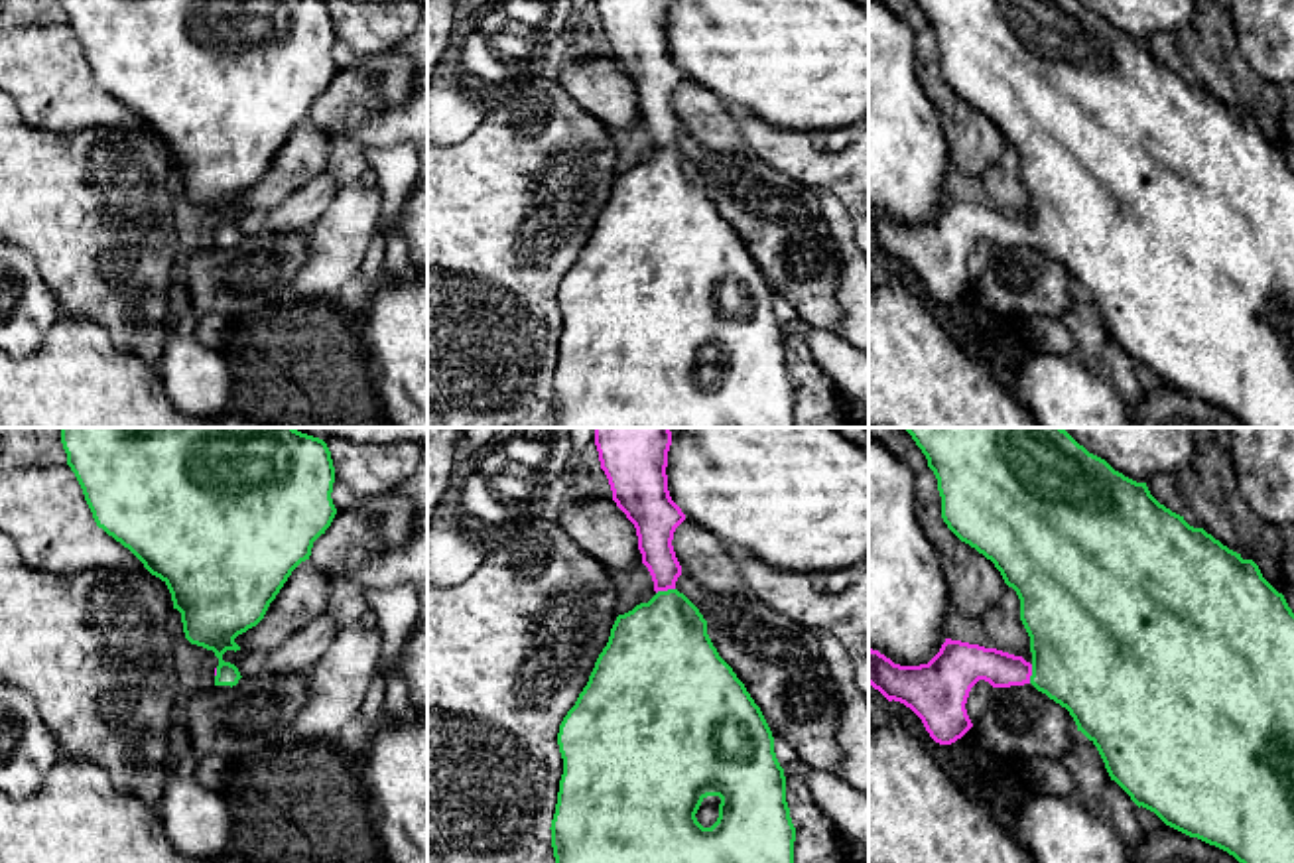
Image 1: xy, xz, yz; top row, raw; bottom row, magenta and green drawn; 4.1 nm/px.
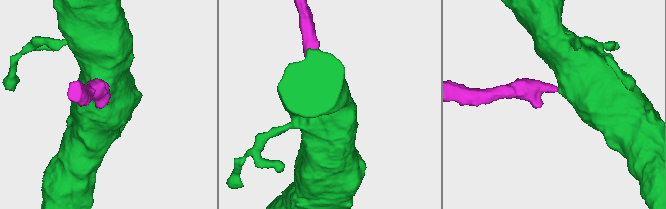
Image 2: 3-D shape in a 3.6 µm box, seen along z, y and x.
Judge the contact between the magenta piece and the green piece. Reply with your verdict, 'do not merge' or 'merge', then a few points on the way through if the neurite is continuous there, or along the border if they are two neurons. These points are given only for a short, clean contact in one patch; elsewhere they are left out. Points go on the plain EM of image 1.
merge; runs through xz (654, 89), (664, 148), (660, 209)

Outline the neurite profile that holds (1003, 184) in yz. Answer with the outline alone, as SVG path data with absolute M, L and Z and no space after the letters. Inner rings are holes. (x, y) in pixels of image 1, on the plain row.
M1006 144L1003 156L981 179L993 207L1014 215L1030 207L1030 195L1020 179L1020 158L1012 146Z

